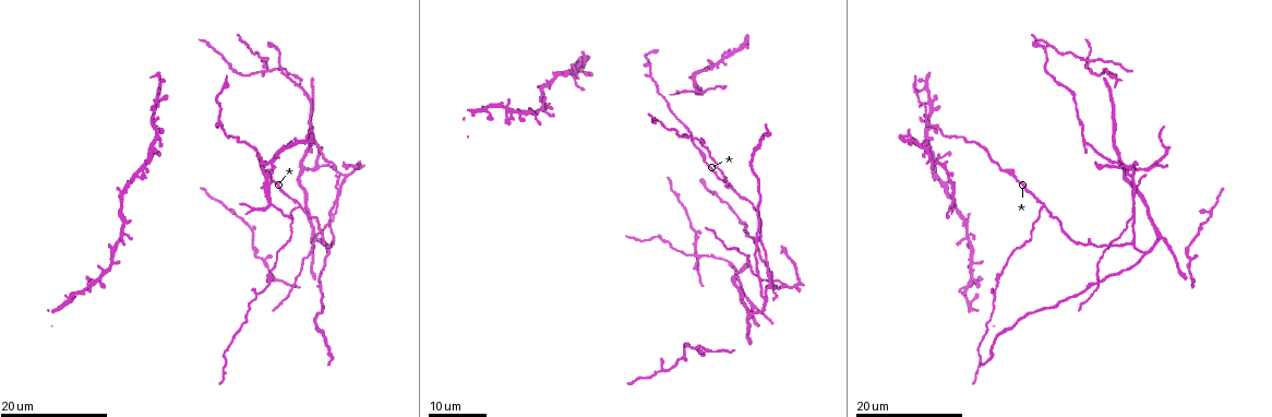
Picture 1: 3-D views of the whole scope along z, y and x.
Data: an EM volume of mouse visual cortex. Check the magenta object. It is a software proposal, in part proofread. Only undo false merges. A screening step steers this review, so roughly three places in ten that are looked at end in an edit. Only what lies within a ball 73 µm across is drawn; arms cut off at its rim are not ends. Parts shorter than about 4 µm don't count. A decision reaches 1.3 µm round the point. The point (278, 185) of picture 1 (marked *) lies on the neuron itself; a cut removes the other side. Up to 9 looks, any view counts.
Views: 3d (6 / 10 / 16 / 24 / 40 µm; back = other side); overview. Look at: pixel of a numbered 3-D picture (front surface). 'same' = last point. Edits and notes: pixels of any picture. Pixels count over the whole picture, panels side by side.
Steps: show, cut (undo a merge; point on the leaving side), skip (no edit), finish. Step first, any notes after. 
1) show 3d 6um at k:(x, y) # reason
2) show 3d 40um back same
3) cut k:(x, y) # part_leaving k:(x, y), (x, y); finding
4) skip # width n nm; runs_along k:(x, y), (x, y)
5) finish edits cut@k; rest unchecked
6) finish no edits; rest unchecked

show 3d 16um at 1:(299, 207) # three-way junction

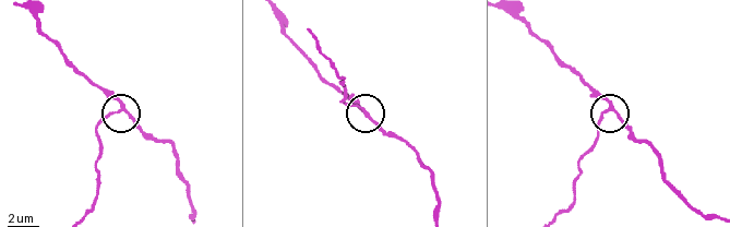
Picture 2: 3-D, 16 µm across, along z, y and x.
show 3d 6um at 2:(610, 107)

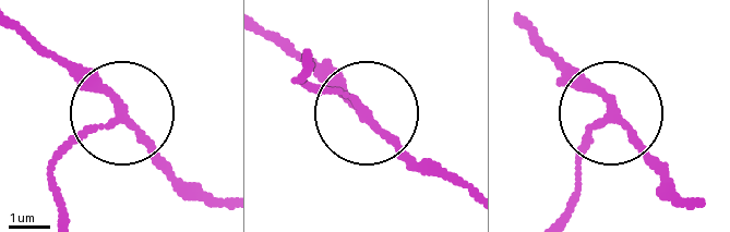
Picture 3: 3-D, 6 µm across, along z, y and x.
skip # runs_along 3:(525, 21), (601, 97), (581, 167); all the same neuron

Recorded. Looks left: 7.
show 3d 16um at 1:(340, 193) # three-way junction

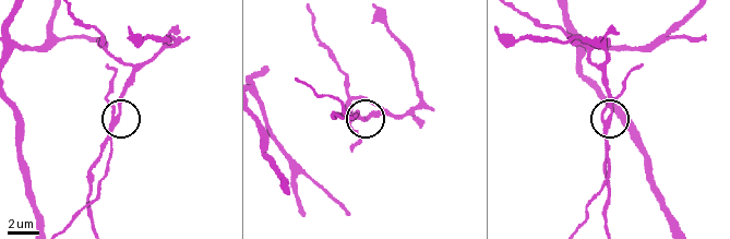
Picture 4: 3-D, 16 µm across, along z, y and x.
show 3d 10um at 4:(608, 116)

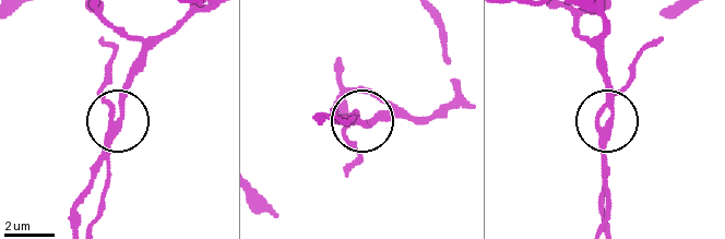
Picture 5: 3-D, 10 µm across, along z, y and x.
cut 5:(108, 177) # arms 3; a second neuron is stuck on

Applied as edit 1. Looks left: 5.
show overview

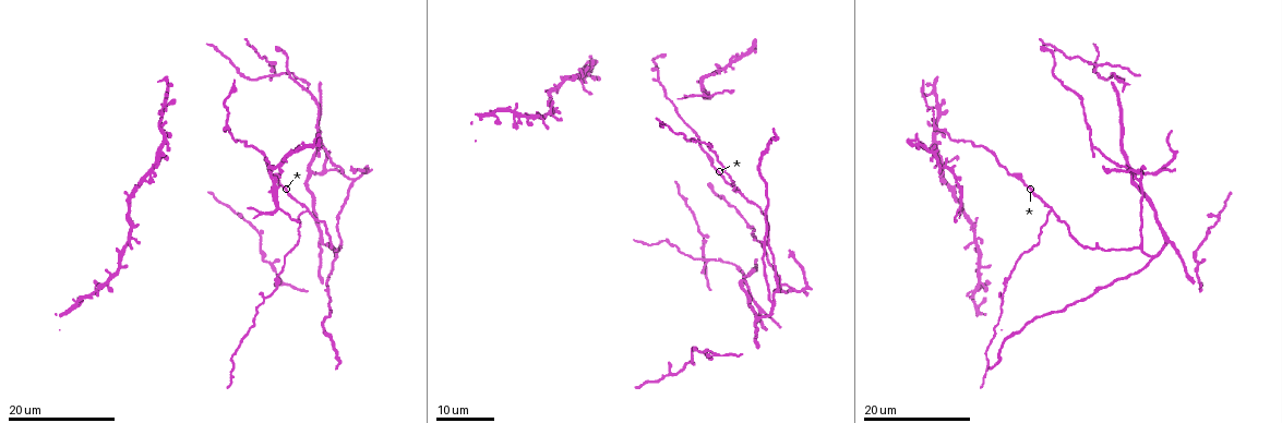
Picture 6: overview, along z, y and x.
show 3d 24um at 6:(321, 241) # two arms in line, one across

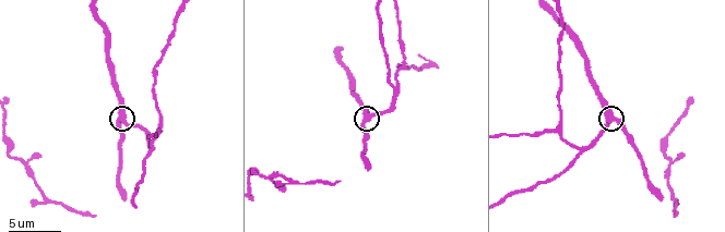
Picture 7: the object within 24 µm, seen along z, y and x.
show 3d 10um at 7:(613, 119)

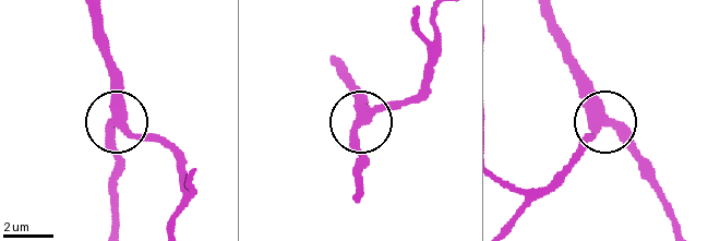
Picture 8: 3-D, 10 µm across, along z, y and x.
skip # width 390 nm; runs_along 8:(503, 179), (527, 189), (540, 187), (602, 124), (650, 168); one neuron here

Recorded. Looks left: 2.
show 3d 16um at 6:(277, 287) # sudden change in width

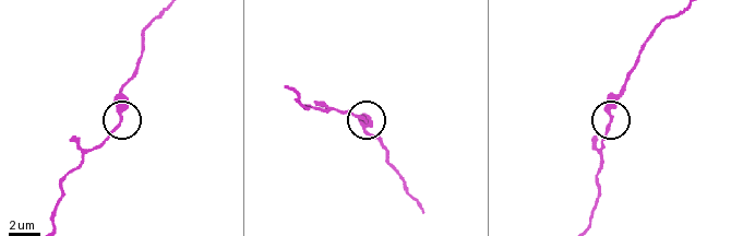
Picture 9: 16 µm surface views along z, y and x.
show 3d 10um at 9:(119, 117)

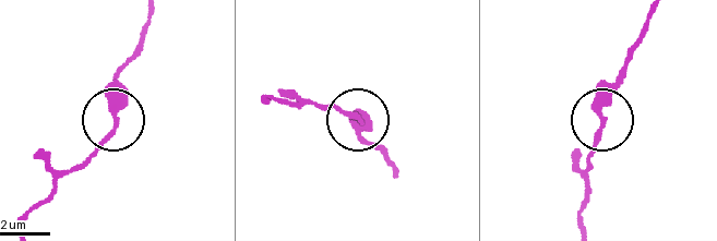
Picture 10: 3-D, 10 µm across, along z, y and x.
cut 10:(99, 148) # a second neuron is stuck on

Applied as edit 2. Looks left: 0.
finish edits cut@5, cut@10; rest unchecked

